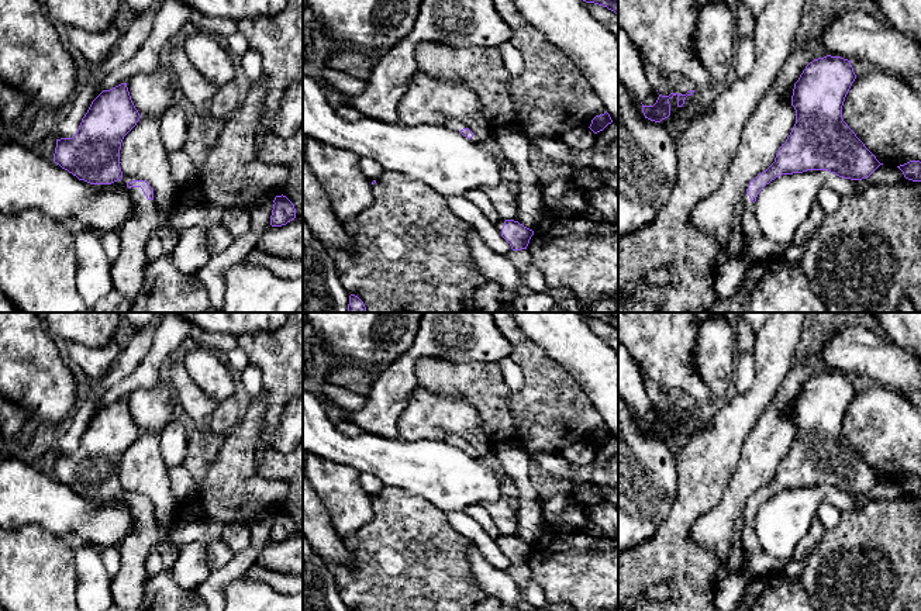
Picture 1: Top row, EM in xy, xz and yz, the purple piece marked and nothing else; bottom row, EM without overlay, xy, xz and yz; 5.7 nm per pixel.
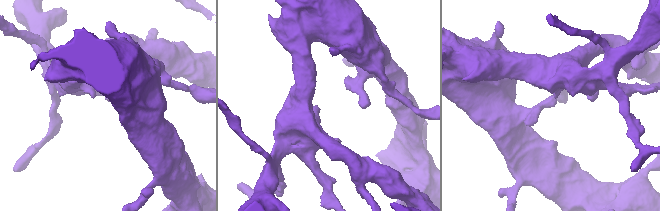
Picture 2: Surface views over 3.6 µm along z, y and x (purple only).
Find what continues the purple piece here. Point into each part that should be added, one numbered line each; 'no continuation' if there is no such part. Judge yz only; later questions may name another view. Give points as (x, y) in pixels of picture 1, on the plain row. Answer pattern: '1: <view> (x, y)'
1: yz (749, 545)

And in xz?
1: xz (455, 441)

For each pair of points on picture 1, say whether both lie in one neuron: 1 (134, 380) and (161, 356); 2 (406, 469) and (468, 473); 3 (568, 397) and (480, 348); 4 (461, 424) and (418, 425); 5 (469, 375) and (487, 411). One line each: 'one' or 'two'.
1: one
2: one
3: two
4: one
5: one

